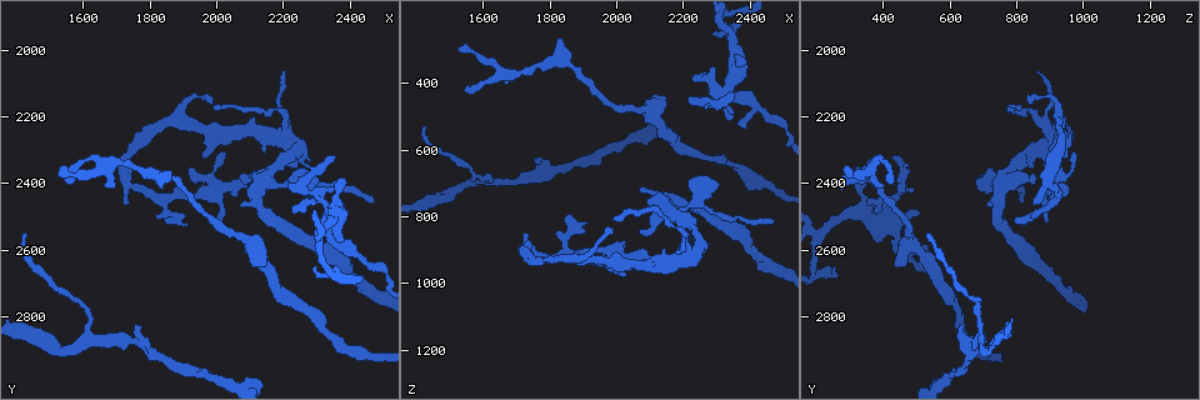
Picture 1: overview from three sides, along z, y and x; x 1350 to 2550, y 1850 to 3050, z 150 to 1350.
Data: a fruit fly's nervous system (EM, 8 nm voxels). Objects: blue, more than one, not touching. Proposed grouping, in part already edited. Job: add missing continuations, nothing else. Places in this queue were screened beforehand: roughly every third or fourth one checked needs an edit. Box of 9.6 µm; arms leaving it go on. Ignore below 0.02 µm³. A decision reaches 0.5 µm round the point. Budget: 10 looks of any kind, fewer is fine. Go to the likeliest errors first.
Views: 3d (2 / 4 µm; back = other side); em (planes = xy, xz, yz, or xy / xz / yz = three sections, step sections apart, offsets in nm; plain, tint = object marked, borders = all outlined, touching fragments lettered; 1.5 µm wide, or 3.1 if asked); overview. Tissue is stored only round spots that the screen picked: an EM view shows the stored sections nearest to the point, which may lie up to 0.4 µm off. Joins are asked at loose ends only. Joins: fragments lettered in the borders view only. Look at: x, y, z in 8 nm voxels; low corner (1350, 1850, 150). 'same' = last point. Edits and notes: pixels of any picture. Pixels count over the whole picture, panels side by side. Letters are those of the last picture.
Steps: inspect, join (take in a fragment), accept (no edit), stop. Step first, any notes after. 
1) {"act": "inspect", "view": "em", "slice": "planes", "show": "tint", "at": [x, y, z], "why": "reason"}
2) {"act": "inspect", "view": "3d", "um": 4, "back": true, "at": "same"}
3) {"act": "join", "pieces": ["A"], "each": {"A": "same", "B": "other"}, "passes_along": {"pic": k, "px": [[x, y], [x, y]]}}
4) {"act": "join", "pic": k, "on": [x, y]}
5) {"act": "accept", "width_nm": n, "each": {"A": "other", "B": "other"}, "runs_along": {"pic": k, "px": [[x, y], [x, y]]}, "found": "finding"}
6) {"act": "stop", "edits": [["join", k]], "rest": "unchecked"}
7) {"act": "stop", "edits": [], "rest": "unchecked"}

{"act": "inspect", "view": "3d", "um": 4, "at": [2350, 2480, 500], "why": "free end"}

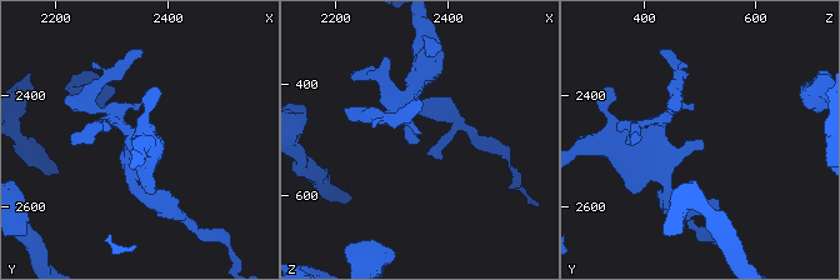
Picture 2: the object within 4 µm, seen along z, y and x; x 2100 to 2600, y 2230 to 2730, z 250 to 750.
{"act": "inspect", "view": "em", "slice": "yz", "step": 8, "show": "borders", "at": [2355, 2480, 500], "why": "now the EM"}

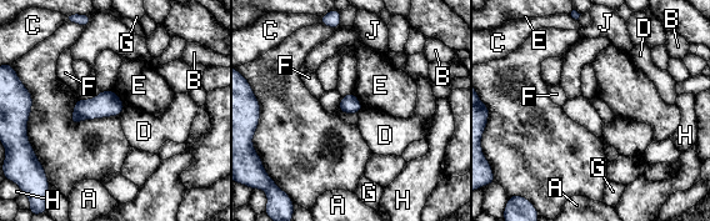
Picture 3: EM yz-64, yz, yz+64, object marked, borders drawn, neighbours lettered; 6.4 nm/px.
{"act": "inspect", "view": "em", "slice": "planes", "show": "borders", "at": "same"}

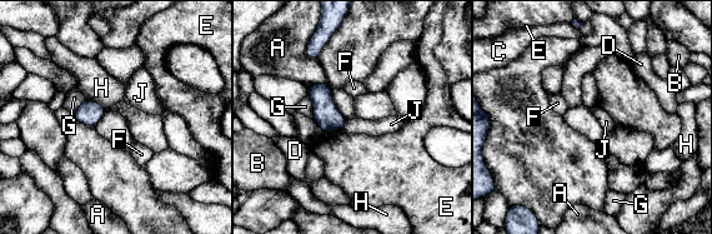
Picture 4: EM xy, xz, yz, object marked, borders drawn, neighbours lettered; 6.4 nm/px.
{"act": "accept", "width_nm": 150, "longest_contact_nm": ["G", 160], "each": {"A": "other", "B": "other", "C": "other", "D": "other", "E": "other", "F": "other", "G": "other", "H": "other", "J": "other"}, "found": "no lettered fragment goes on from it"}

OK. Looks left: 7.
{"act": "inspect", "view": "3d", "um": 4, "back": true, "at": [1530, 2370, 300], "why": "branch stops here"}

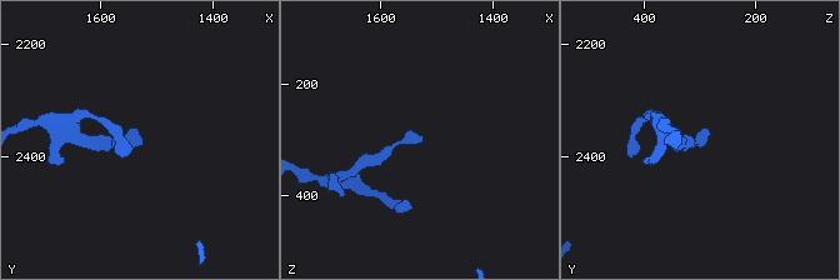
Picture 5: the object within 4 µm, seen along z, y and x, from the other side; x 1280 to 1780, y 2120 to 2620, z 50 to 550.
{"act": "inspect", "view": "em", "slice": "planes", "show": "borders", "at": [1525, 2375, 305], "why": "need the tissue"}

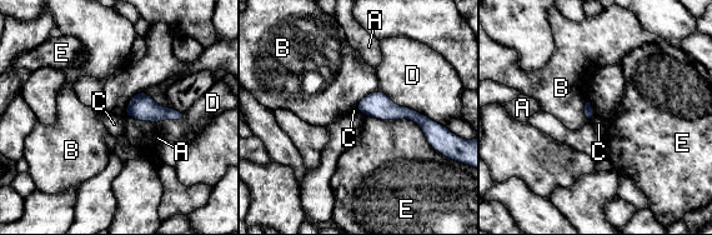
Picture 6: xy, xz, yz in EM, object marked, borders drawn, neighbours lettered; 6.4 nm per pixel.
{"act": "accept", "longest_contact_nm": ["E", 500], "each": {"A": "other", "B": "other", "C": "other", "D": "other", "E": "other"}, "runs_along": {"pic": 6, "px": [[360, 106], [412, 114], [431, 134]]}, "found": "none of them fits"}

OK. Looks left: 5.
{"act": "inspect", "view": "em", "slice": "planes", "show": "tint", "at": [2470, 2450, 810], "why": "tapers out"}

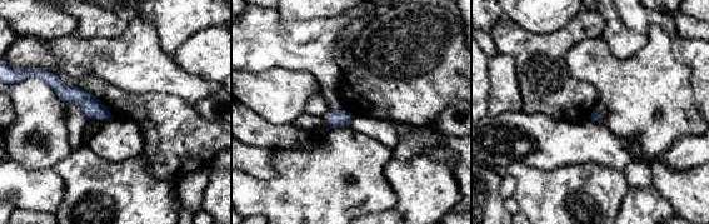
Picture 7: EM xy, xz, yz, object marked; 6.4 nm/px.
{"act": "inspect", "view": "em", "slice": "planes", "show": "borders", "at": "same"}

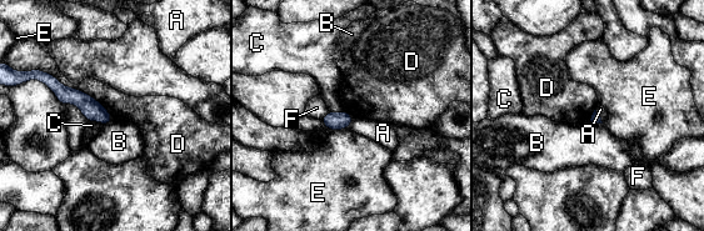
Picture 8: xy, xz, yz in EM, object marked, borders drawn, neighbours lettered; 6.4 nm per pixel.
{"act": "accept", "longest_contact_nm": ["D", 600], "each": {"A": "other", "B": "other", "C": "other", "D": "other", "E": "other", "F": "other"}, "found": "none of them fits"}

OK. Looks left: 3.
{"act": "inspect", "view": "3d", "um": 4, "at": [2010, 2520, 900], "why": "free end"}

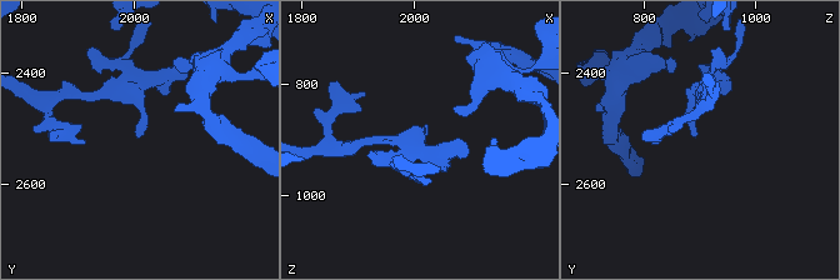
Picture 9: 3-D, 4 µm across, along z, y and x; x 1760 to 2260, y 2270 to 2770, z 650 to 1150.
{"act": "inspect", "view": "em", "slice": "xz", "step": 4, "show": "tint", "at": [2010, 2510, 890]}

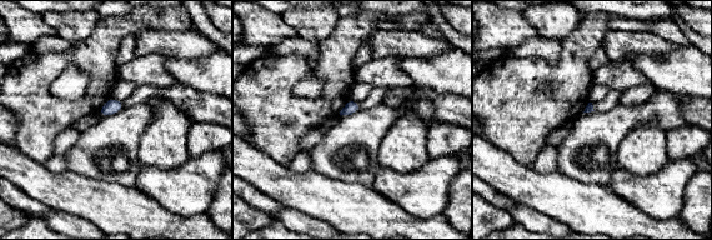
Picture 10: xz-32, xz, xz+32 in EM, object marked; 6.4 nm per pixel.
{"act": "inspect", "view": "em", "slice": "planes", "show": "borders", "at": "same", "why": "another direction"}

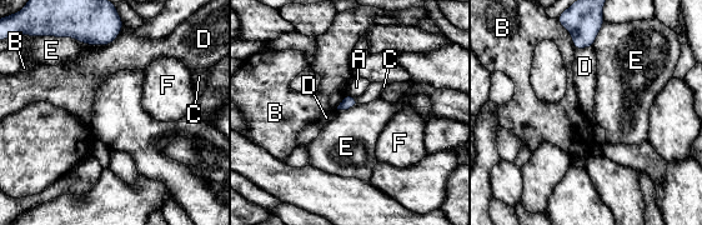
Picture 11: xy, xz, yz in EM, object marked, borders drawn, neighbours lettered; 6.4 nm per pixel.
{"act": "accept", "each": {"A": "other", "B": "other", "C": "other", "D": "other", "E": "other", "F": "other"}, "found": "none of them fits"}

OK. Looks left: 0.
{"act": "stop", "edits": [], "rest": "unchecked"}

